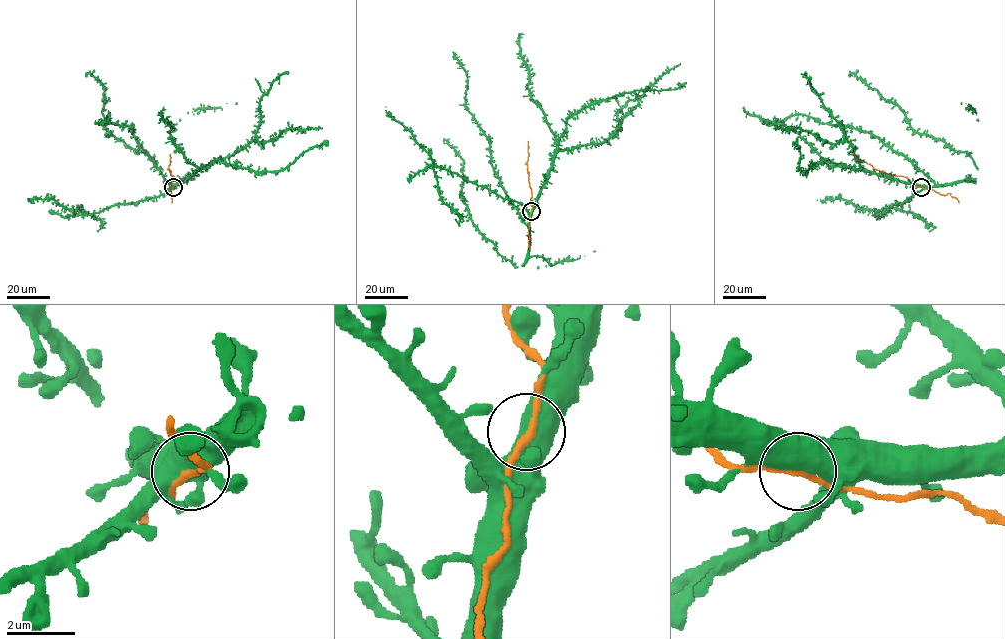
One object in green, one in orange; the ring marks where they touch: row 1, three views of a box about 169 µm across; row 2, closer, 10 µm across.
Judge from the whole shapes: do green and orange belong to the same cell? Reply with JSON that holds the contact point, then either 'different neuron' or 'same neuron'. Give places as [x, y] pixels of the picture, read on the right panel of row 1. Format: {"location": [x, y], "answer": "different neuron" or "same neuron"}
{"location": [921, 187], "answer": "same neuron"}

